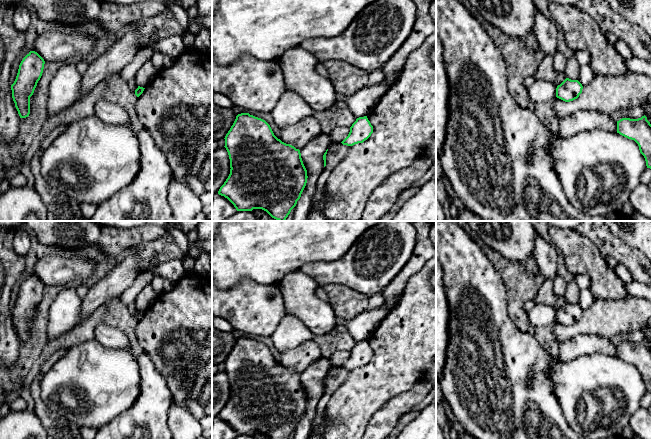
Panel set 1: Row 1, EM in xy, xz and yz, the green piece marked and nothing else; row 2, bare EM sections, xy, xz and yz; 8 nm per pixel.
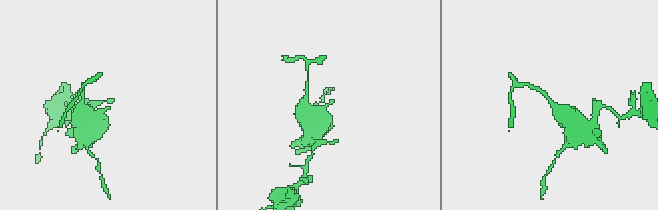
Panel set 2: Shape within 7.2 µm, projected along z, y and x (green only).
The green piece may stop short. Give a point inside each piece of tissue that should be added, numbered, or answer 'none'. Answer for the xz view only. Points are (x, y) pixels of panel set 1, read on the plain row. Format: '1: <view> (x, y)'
none

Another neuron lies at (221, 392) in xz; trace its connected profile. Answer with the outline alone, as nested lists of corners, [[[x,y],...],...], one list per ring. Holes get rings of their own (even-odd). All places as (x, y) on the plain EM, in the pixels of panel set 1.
[[[225,371],[212,375],[212,422],[230,398],[230,383]]]

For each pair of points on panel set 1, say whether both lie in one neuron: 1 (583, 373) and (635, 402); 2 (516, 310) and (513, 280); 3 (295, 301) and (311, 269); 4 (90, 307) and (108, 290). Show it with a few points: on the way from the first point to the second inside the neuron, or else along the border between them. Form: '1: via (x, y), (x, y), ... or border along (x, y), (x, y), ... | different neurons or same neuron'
1: via (597, 373), (611, 373), (626, 388) | same neuron
2: via (516, 303), (516, 287) | same neuron
3: border along (306, 274), (314, 279) | different neurons
4: via (94, 303), (104, 293) | same neuron

